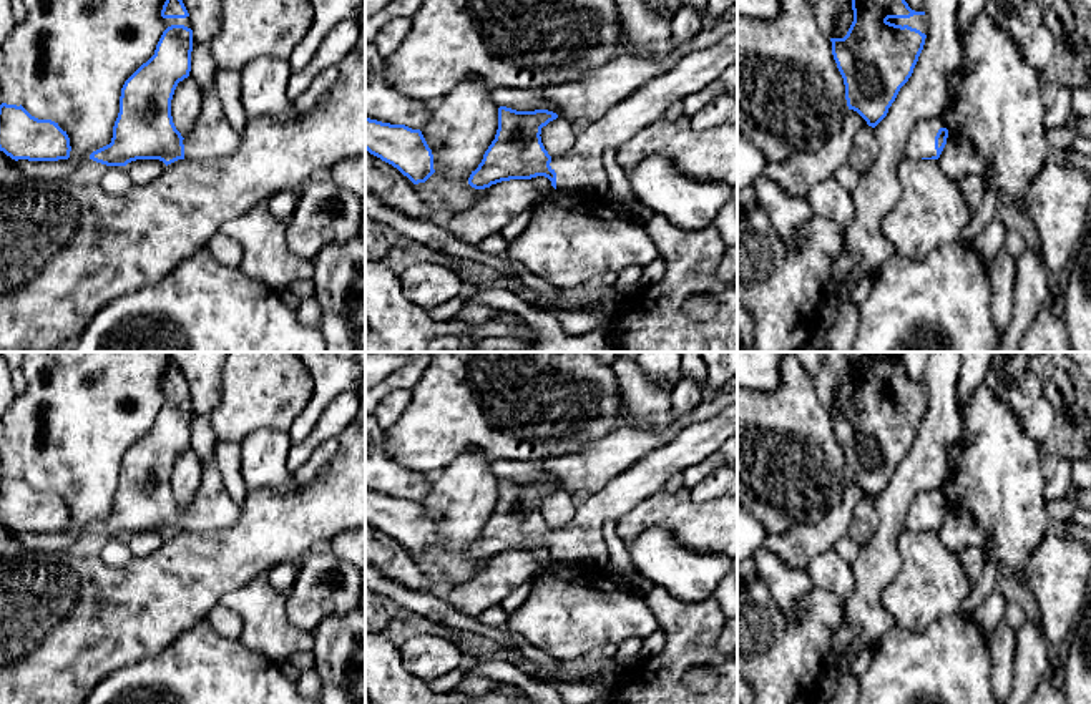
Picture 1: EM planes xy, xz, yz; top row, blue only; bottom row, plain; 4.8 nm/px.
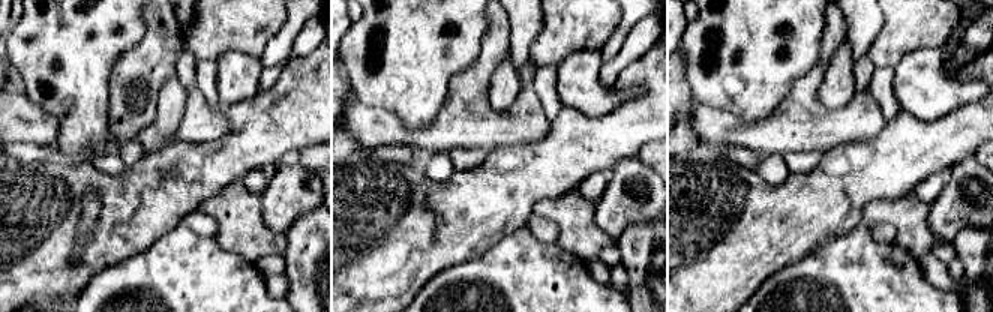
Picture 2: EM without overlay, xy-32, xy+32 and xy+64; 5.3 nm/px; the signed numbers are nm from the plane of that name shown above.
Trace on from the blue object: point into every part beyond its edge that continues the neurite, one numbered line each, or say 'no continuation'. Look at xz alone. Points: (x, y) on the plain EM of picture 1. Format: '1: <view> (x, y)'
1: xz (580, 540)

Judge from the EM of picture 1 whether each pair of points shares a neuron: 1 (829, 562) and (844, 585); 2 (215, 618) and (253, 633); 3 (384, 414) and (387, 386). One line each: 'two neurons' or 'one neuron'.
1: one neuron
2: two neurons
3: two neurons

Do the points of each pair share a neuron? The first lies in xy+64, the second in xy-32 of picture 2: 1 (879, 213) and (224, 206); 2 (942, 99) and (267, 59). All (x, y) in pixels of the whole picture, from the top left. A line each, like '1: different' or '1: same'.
1: same
2: different

